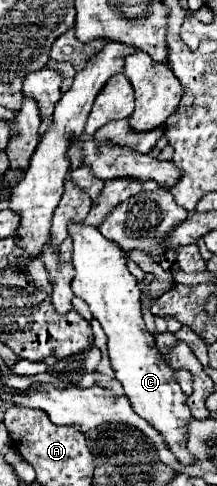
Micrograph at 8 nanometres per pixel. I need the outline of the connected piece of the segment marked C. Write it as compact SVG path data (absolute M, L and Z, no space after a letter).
M70 223L68 225L68 235L74 243L74 249L72 249L72 265L74 265L74 279L72 279L72 291L74 295L82 297L88 305L90 305L90 311L92 315L100 321L106 337L108 337L108 355L110 355L110 363L112 363L112 369L116 371L116 379L122 383L124 387L124 395L128 395L134 411L142 417L142 419L148 419L152 427L156 427L162 435L164 435L164 441L168 443L168 447L172 449L172 453L176 455L178 461L182 463L192 463L194 457L190 453L186 453L186 423L190 421L190 409L186 407L186 395L182 393L180 385L176 383L174 379L174 371L172 367L164 361L164 357L160 355L160 351L156 349L154 345L154 337L146 331L146 325L144 325L144 319L142 319L142 311L140 311L140 287L138 287L138 281L134 279L134 275L128 271L126 267L126 257L124 257L124 251L108 241L96 227L92 225L84 225L84 223Z

